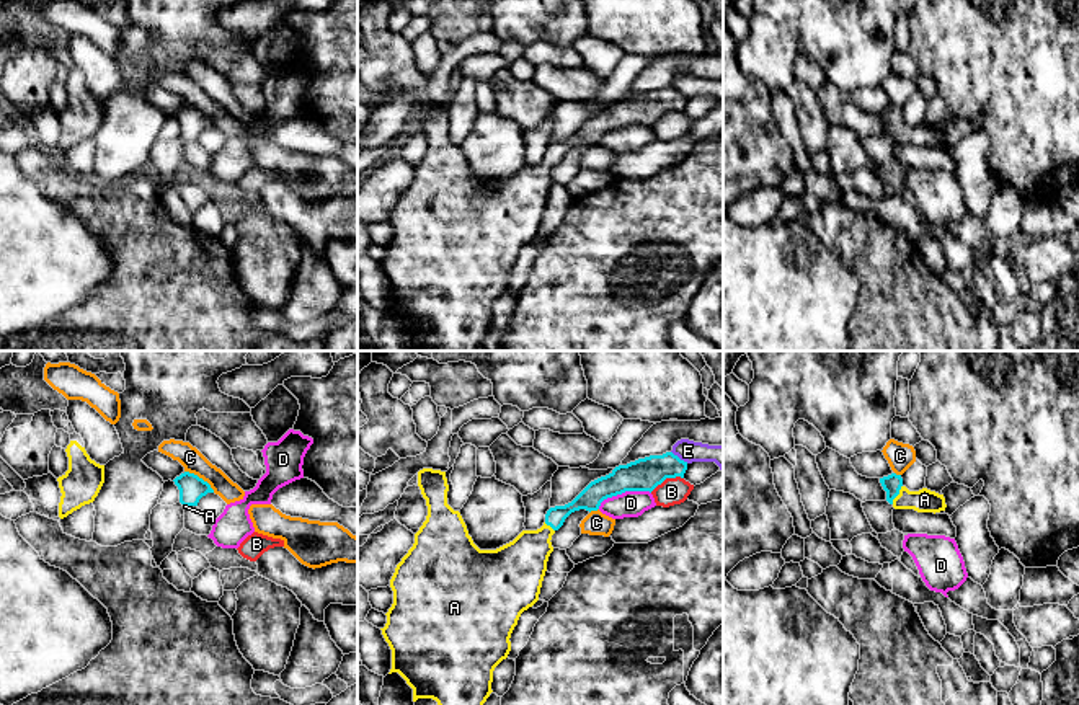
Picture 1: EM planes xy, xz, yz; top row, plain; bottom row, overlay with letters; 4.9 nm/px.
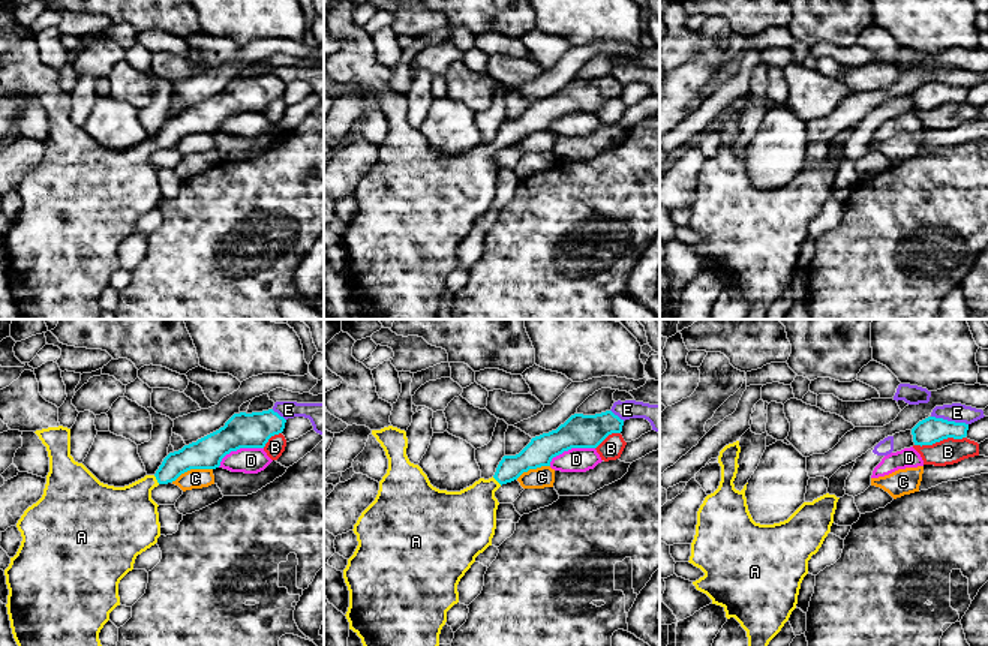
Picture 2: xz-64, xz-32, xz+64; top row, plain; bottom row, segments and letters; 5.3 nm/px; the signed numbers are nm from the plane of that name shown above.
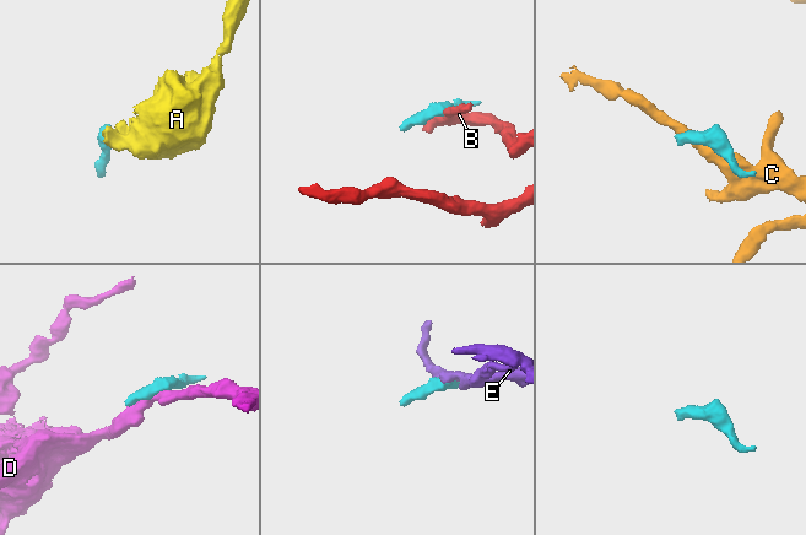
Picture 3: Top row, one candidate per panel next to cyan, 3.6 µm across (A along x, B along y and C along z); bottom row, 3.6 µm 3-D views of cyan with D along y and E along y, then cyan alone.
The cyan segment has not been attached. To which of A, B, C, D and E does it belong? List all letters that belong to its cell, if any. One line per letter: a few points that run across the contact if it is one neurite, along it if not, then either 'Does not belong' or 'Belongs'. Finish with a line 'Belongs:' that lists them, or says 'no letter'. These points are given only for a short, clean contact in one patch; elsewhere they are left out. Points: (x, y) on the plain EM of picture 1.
A: Line: yz (892, 118), (896, 129), (905, 134), (924, 134). Belongs
B: Does not belong
C: Line: xy (185, 105), (201, 111), (214, 126). Does not belong
D: Line: xz (650, 126), (622, 126), (608, 131), (598, 142). Does not belong
E: Does not belong
Belongs: A

